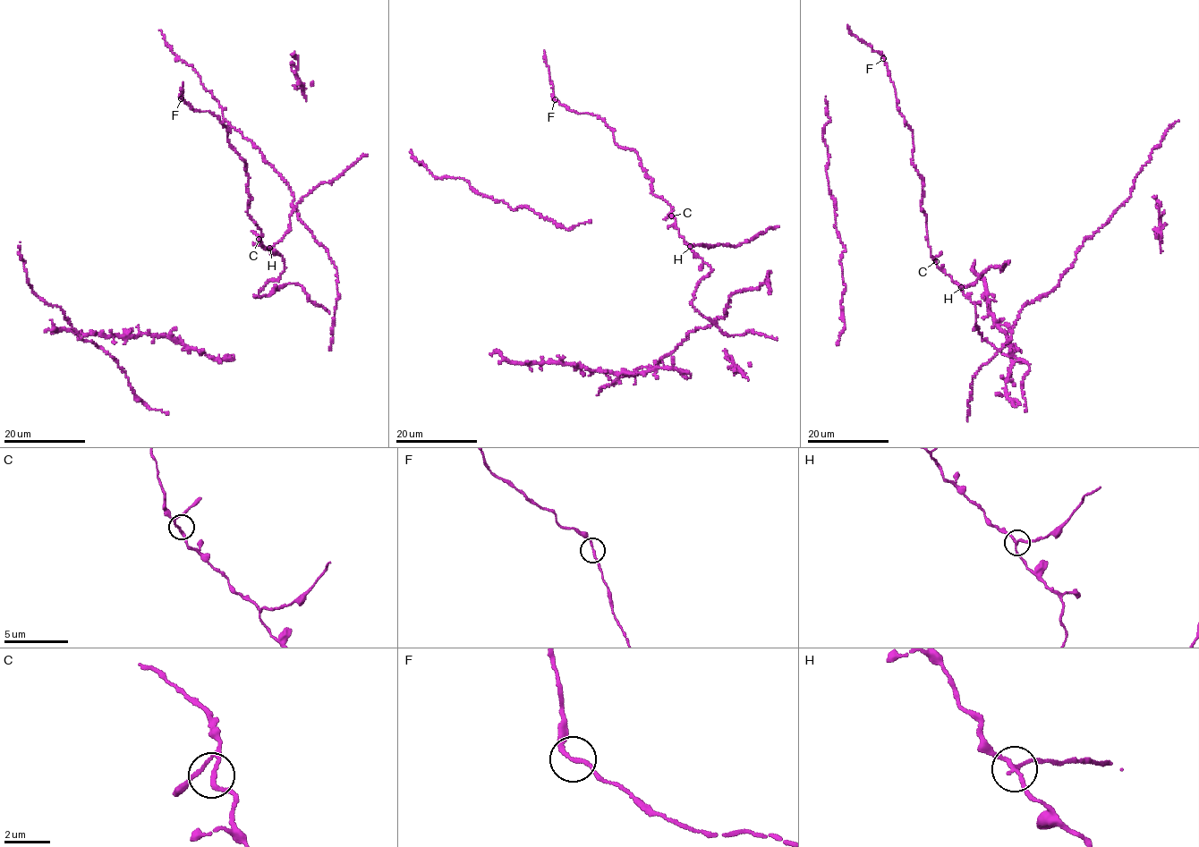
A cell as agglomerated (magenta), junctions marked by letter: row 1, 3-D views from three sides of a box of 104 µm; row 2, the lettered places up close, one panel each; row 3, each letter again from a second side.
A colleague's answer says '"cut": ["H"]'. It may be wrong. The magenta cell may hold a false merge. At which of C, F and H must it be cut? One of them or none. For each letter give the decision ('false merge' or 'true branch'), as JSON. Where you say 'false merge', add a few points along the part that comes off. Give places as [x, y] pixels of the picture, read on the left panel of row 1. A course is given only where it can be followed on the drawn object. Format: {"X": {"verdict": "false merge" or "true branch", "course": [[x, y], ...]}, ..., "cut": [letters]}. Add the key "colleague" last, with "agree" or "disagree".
{"C": {"verdict": "true branch"}, "F": {"verdict": "true branch"}, "H": {"verdict": "false merge", "course": [[269, 248], [281, 240], [287, 231], [290, 215], [303, 196], [318, 185], [332, 182], [368, 154]]}, "cut": ["H"], "colleague": "agree"}

